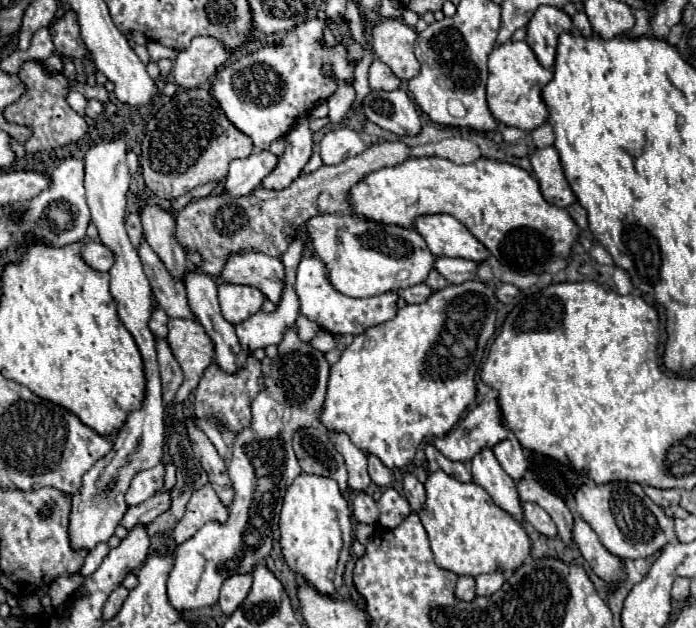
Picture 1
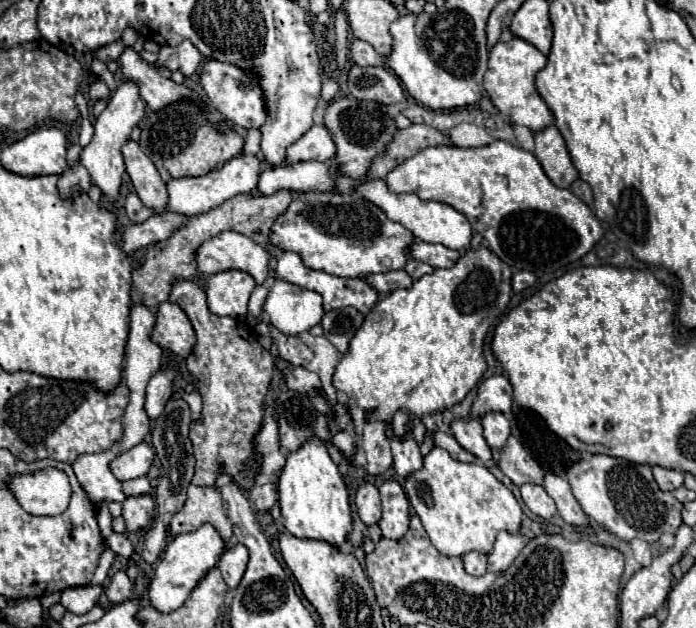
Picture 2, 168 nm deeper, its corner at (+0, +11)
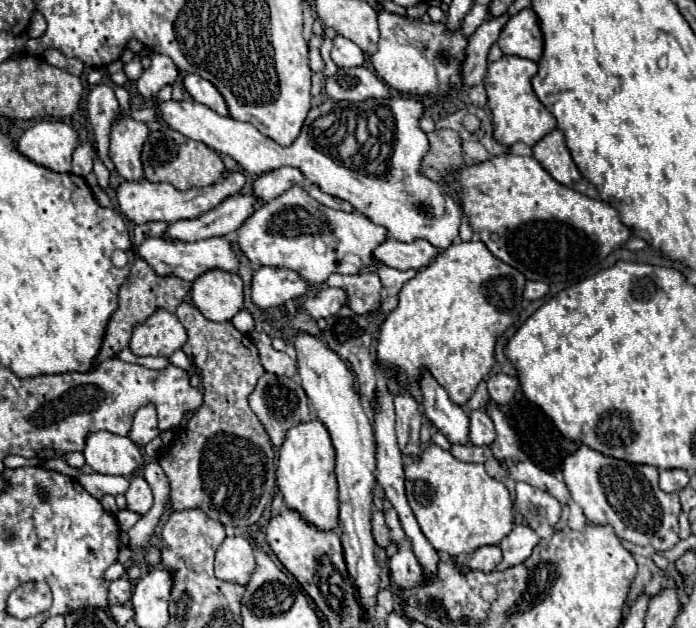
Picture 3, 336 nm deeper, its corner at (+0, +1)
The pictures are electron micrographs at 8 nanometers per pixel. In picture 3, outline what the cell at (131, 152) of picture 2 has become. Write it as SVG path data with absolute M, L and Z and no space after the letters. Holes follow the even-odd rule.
M123 117L111 125L111 147L109 155L117 173L127 181L143 181L141 165L141 147L149 135L145 123L135 121L133 117Z

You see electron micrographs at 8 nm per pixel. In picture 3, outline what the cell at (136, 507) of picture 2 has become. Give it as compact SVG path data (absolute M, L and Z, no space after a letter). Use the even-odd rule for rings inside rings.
M135 475L131 479L131 487L125 493L125 499L127 499L127 509L129 511L139 513L139 515L147 515L147 511L153 505L153 493L151 493L147 481L141 475Z

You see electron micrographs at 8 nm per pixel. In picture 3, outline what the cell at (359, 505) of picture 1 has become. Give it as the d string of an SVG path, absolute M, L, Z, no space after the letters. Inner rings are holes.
M373 509L373 515L371 515L371 523L373 523L373 539L379 547L387 547L391 543L391 537L389 537L389 527L385 525L385 517L379 509Z

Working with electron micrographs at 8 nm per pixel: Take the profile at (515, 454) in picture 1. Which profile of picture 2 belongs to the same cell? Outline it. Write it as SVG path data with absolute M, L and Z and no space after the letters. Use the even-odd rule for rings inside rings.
M485 413L481 417L481 425L483 425L483 437L487 445L493 449L501 449L507 437L511 435L509 421L505 419L503 413Z

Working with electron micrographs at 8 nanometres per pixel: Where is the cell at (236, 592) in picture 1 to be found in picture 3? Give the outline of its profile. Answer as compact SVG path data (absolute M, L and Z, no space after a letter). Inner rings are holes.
M229 535L217 551L215 577L221 581L247 585L253 569L255 557L251 543L241 535Z

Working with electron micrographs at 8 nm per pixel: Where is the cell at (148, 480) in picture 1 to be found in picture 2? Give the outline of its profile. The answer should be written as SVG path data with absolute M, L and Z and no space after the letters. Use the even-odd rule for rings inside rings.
M139 443L123 453L119 453L109 469L113 471L113 475L119 479L119 481L127 481L127 479L137 479L137 477L145 477L151 463L153 463L153 457L155 457L155 451L149 443Z

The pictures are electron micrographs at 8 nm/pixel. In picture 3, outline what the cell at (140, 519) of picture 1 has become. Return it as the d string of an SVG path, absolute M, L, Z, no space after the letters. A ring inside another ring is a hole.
M81 473L77 477L77 481L83 485L83 489L87 489L87 493L91 493L95 499L101 499L103 495L124 495L128 490L130 482L127 478L113 475L85 475Z

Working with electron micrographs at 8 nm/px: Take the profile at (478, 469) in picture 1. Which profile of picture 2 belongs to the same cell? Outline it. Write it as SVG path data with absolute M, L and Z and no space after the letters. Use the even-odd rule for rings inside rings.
M459 417L449 423L449 429L451 429L453 437L459 441L459 445L465 447L467 451L471 451L485 467L491 467L497 463L489 451L489 445L483 439L483 427L481 427L479 419Z

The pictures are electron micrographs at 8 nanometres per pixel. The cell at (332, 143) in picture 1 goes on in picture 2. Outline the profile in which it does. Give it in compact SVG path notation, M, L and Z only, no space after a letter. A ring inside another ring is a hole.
M313 125L299 141L289 145L285 165L299 161L329 161L335 155L335 143L331 133L323 125Z

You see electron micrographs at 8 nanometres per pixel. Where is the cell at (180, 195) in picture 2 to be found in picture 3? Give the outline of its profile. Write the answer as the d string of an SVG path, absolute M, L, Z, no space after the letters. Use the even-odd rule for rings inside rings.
M233 171L229 173L225 179L209 185L209 187L193 187L187 191L181 191L177 187L173 187L171 183L151 183L151 181L139 181L139 183L131 183L131 181L123 181L117 187L117 199L119 199L119 207L125 213L127 219L131 219L133 223L149 223L149 221L165 221L165 223L173 223L173 221L181 221L181 219L197 219L199 215L205 215L207 211L215 209L219 203L223 203L227 197L243 191L247 179L243 173Z

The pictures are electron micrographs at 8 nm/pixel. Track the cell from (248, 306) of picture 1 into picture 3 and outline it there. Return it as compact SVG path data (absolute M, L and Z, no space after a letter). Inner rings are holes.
M219 269L207 271L193 283L191 301L205 319L227 323L243 309L243 279Z

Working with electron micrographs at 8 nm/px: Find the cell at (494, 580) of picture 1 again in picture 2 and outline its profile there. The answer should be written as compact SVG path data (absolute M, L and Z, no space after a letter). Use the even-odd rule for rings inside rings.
M509 531L499 533L493 545L493 551L489 553L487 569L505 571L515 561L515 557L521 553L525 543L527 543L527 537L523 533L509 533Z

